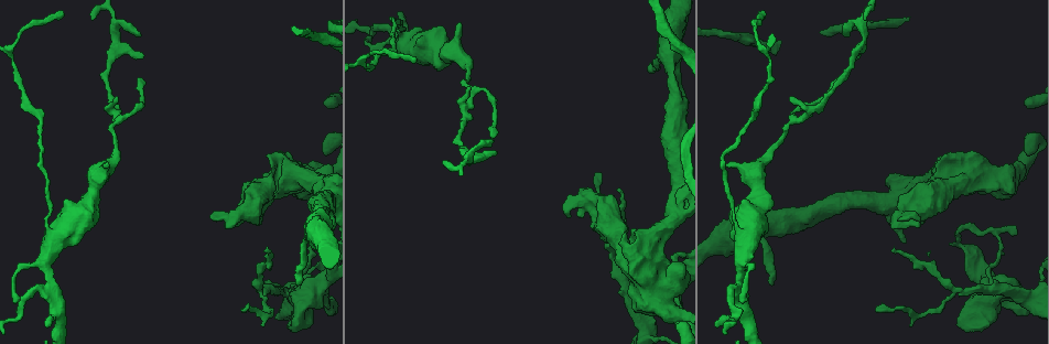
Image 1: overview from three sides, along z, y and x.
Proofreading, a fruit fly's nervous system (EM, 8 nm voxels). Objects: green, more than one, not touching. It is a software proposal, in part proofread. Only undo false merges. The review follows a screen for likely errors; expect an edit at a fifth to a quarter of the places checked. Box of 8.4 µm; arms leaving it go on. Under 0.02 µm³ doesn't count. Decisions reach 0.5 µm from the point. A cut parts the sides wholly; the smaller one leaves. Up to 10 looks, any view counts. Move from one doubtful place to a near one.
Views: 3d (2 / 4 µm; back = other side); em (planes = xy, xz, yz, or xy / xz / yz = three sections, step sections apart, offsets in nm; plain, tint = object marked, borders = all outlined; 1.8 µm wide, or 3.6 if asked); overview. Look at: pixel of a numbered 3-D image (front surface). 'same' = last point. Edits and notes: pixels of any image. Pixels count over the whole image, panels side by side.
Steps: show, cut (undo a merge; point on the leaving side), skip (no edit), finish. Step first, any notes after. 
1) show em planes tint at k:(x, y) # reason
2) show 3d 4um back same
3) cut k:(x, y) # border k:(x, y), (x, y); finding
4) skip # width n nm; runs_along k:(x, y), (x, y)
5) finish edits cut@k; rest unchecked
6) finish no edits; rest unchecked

show 3d 2um at 1:(666, 304) # closes a loop

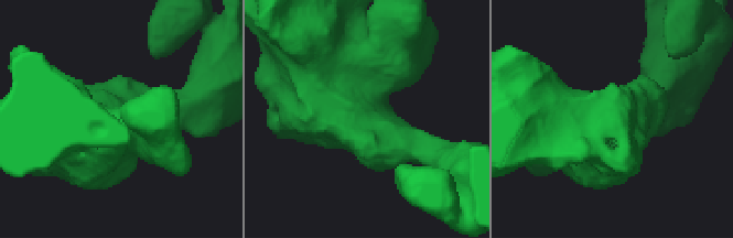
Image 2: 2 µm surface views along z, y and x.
show em planes plain at 2:(371, 118) # need the tissue

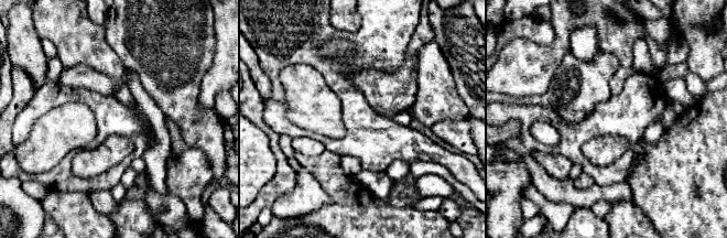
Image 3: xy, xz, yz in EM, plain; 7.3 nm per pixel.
show em planes tint same # with the object marked

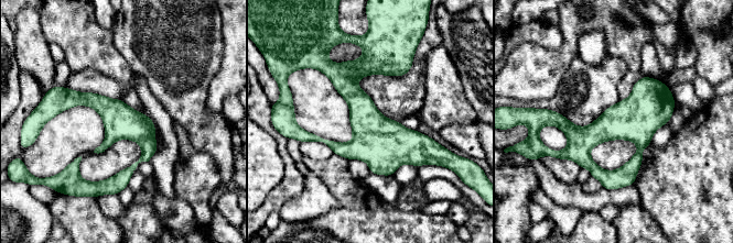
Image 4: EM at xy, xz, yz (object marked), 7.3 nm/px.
skip # runs_along 4:(671, 101), (597, 132), (551, 116); all the same neuron

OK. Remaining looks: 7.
show 3d 2um at 1:(298, 291) # touches itself

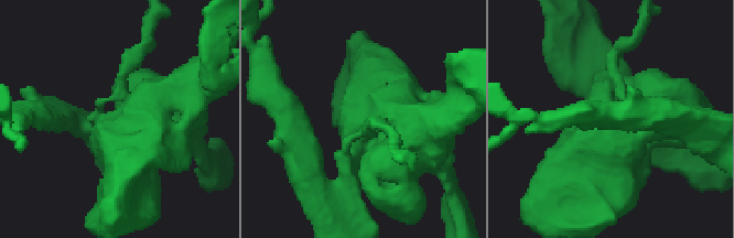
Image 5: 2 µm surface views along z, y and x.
show em yz step 4 tint at 5:(360, 144)

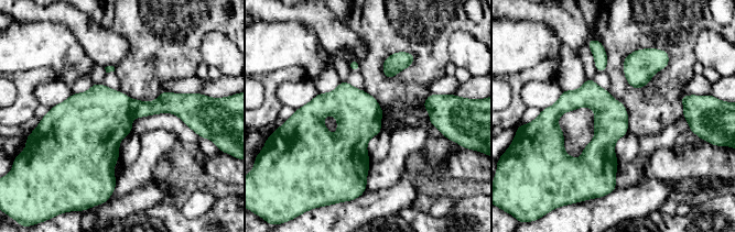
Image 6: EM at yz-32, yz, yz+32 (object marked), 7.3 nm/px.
cut 6:(137, 109) # width 260 nm; part_leaving 6:(131, 103), (174, 107), (187, 121); a second neuron is stuck on

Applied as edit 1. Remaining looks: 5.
show overview

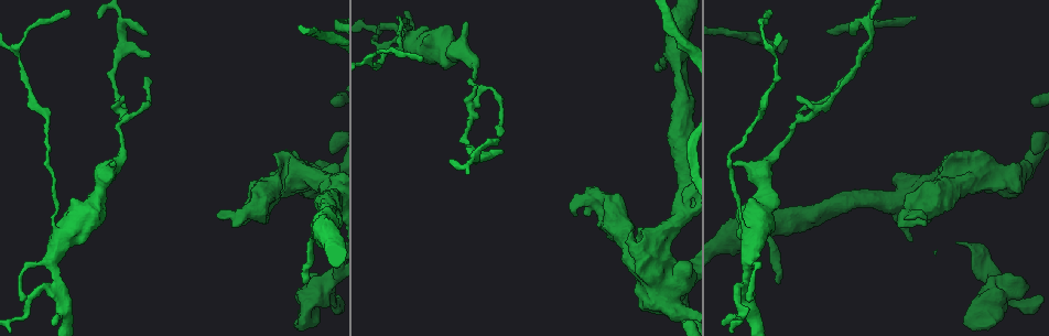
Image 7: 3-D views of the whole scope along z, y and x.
show 3d 4um at 7:(619, 239)

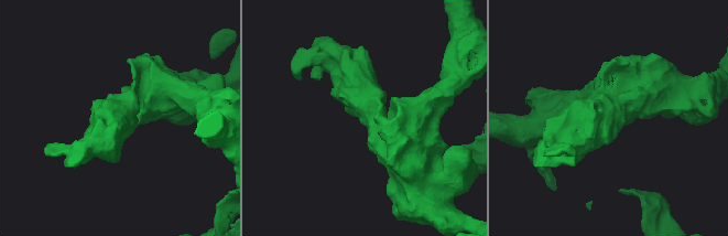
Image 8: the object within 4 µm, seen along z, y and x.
show em 3.6um yz step 16 tint at 8:(121, 109) # now the EM

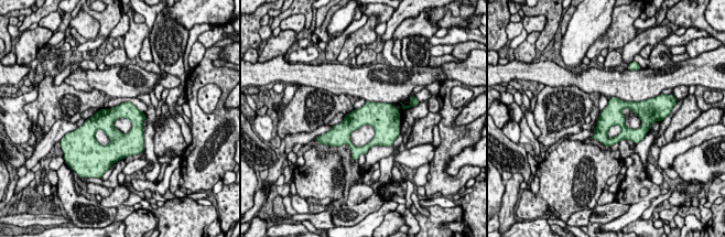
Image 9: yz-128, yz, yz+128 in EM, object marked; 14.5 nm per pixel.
skip # one neuron here

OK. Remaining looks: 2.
show em planes plain at 7:(749, 234) # four arms meet

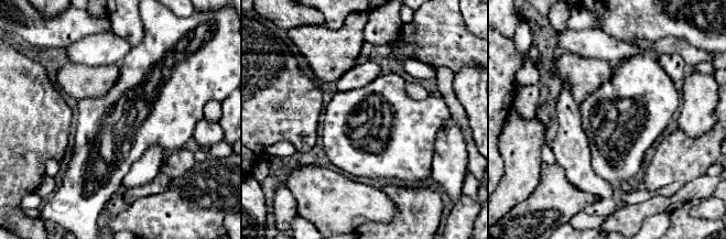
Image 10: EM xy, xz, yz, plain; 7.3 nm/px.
show em planes tint same

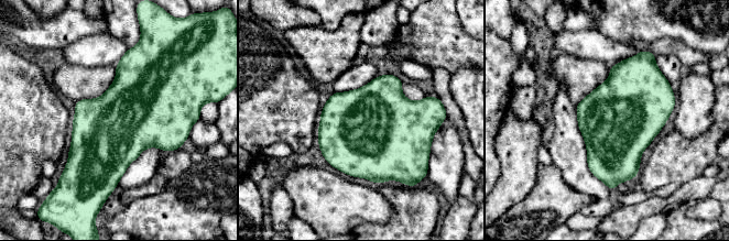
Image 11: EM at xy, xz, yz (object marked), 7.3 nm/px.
skip # all the same neuron

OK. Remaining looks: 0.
finish edits cut@6; rest unchecked

